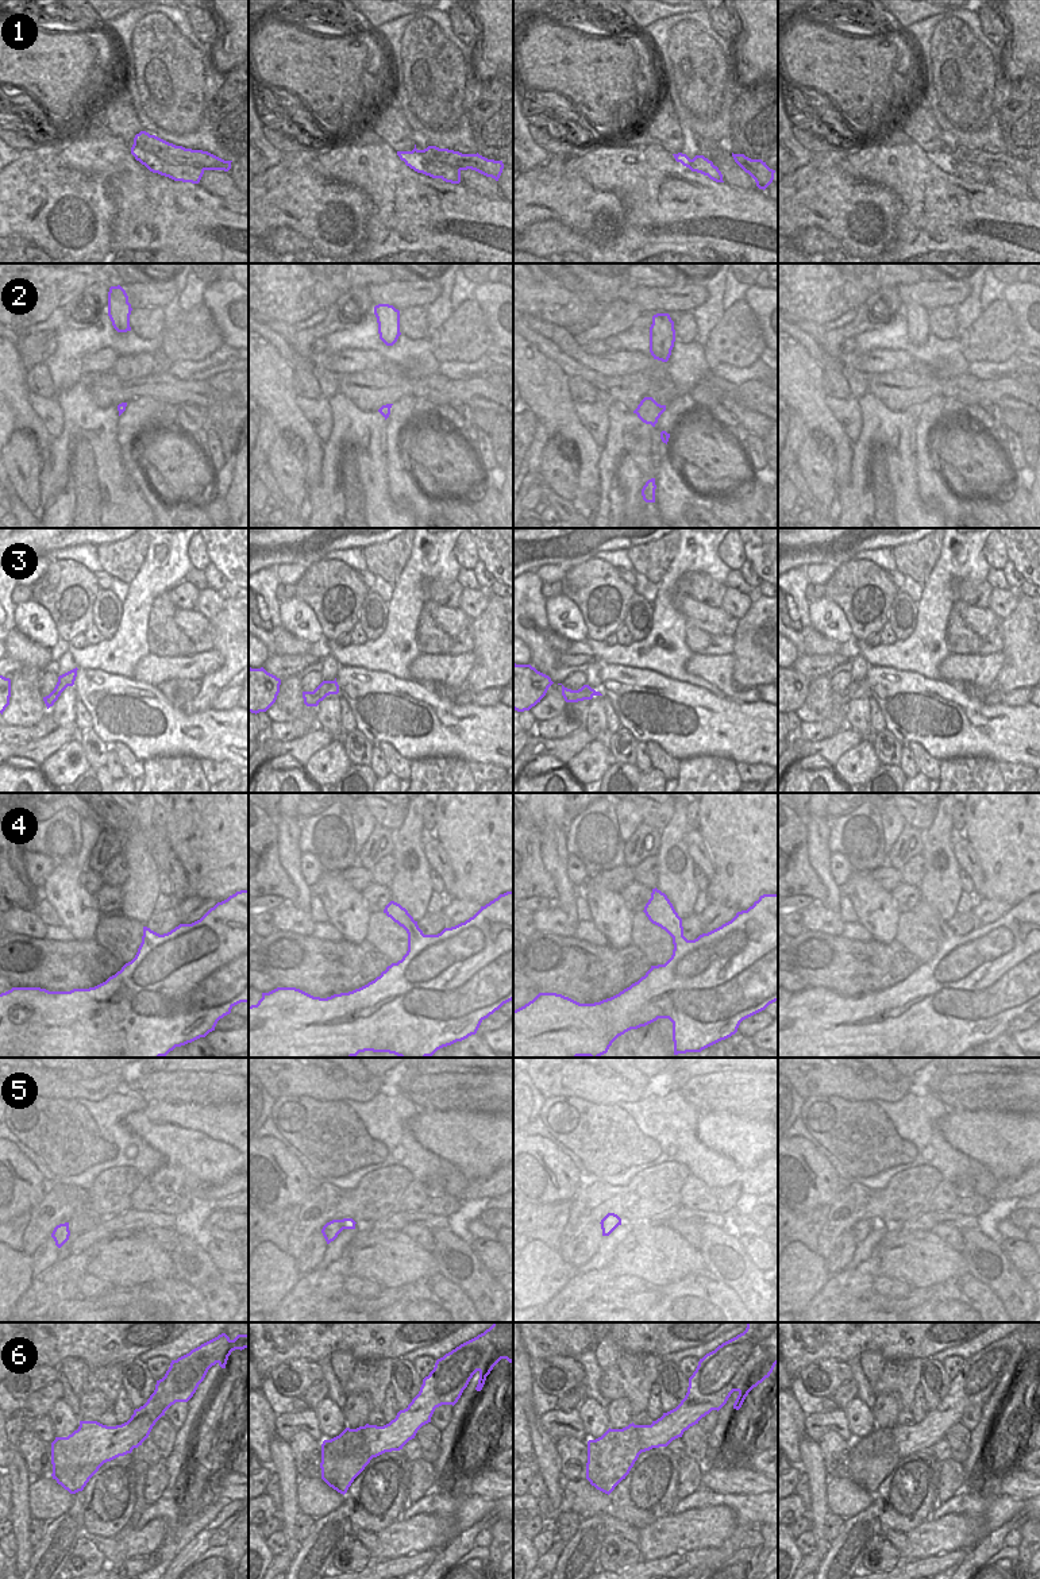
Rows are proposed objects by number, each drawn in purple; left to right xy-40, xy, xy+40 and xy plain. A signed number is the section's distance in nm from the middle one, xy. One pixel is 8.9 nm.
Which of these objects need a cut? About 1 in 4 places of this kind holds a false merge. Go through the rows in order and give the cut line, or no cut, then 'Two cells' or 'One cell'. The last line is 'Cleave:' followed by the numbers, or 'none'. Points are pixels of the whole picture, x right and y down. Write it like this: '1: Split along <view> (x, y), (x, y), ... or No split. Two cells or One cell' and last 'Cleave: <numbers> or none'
1: Split along xy-40 (205, 169), (188, 165), (164, 165), (158, 173). Two cells
2: No split. One cell
3: No split. One cell
4: No split. One cell
5: No split. One cell
6: No split. One cell
Cleave: 1

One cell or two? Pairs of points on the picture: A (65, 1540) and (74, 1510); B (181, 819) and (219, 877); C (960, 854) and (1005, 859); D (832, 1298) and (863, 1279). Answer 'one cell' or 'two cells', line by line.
A: one cell
B: one cell
C: two cells
D: one cell

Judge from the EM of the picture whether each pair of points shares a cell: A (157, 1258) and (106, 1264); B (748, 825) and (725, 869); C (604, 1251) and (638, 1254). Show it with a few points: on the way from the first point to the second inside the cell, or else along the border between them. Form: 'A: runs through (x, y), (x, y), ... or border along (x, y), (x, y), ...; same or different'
A: runs through (145, 1259), (118, 1259); same
B: runs through (748, 836), (748, 846), (736, 858); same
C: border along (632, 1228), (619, 1243), (612, 1260), (605, 1267); different

